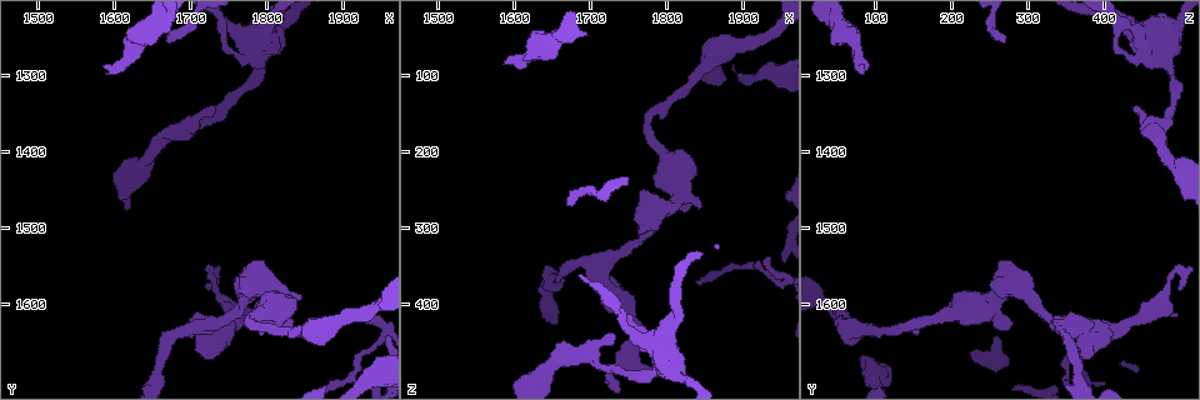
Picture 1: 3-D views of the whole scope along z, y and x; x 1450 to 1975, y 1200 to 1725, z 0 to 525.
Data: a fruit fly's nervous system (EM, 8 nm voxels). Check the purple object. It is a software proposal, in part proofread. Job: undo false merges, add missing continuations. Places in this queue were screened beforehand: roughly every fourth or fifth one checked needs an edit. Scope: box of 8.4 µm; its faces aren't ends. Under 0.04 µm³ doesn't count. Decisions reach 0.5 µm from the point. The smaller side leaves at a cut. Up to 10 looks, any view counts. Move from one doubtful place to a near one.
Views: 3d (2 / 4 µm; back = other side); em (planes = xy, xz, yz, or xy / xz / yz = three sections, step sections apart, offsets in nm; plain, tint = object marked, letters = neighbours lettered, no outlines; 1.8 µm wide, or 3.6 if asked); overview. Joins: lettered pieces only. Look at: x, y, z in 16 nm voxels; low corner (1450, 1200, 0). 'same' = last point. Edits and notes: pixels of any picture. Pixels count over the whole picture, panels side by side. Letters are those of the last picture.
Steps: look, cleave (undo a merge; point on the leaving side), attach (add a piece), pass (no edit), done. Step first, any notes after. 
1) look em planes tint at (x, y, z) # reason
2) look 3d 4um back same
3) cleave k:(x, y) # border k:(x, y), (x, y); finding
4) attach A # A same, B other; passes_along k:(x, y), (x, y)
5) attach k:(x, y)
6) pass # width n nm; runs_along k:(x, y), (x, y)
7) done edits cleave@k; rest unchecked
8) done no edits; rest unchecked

look 3d 4um at (1785, 1250, 455) # looks like a crossing

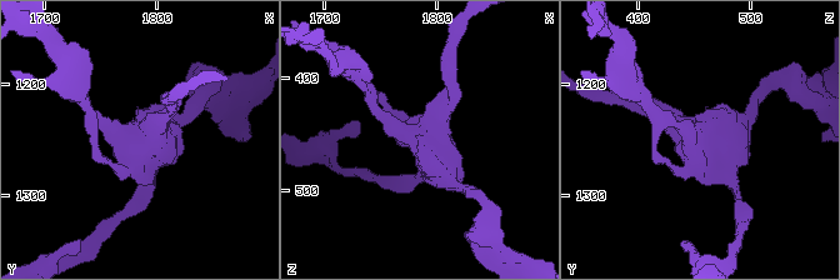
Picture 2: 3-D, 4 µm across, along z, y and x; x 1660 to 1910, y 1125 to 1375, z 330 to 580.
look em 3.6um planes letters at (1790, 1254, 454) # now the EM

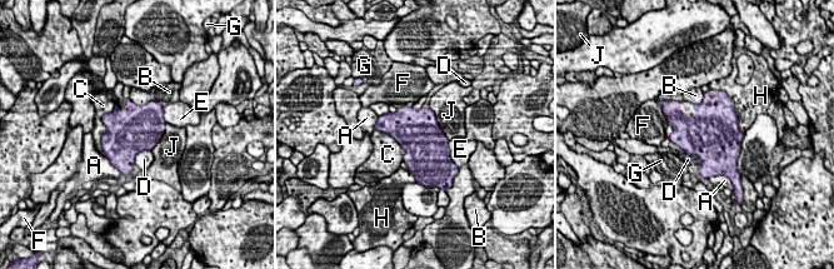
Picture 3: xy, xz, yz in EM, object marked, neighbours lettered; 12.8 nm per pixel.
pass # A other, B other, C other, D other, E other, F other, G other, H other, J other; border 3:(150, 149), (143, 149), (134, 163); all the same cell

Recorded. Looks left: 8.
look 3d 4um at (1820, 1630, 280) # an open end

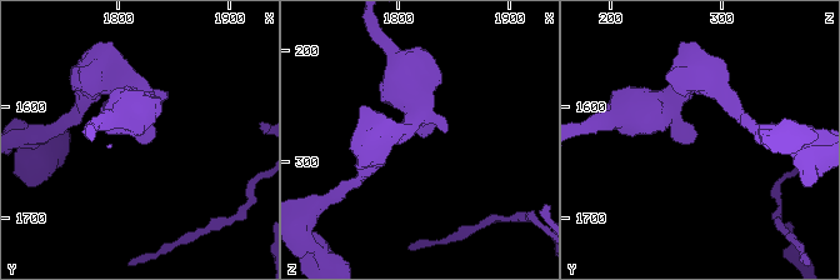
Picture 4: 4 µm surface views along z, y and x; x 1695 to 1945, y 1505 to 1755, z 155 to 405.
look em yz step 4 letters at (1820, 1626, 278)

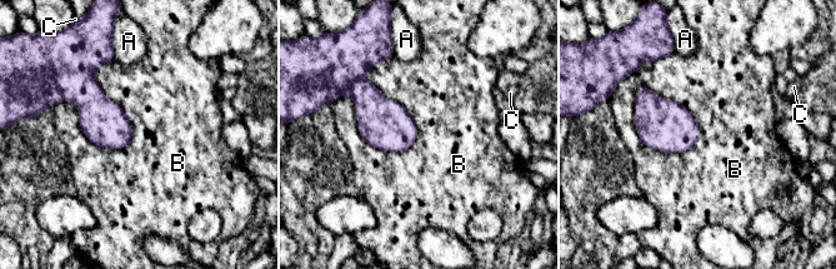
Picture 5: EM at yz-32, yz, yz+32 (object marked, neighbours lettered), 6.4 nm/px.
look em planes letters same # cut it another way

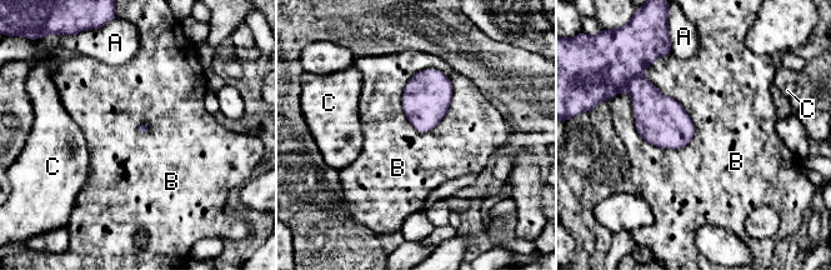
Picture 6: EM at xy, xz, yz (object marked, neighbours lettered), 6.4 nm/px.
pass # A other, B other, C other; border 6:(671, 51), (675, 150); no lettered piece goes on from it

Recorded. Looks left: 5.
look em xy step 8 tint at (1715, 1630, 350)

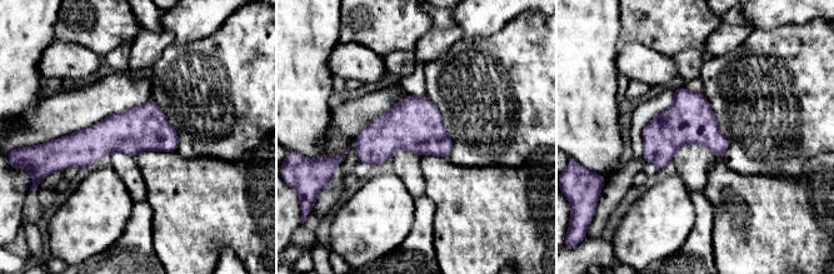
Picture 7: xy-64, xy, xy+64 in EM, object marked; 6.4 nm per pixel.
look em planes letters same

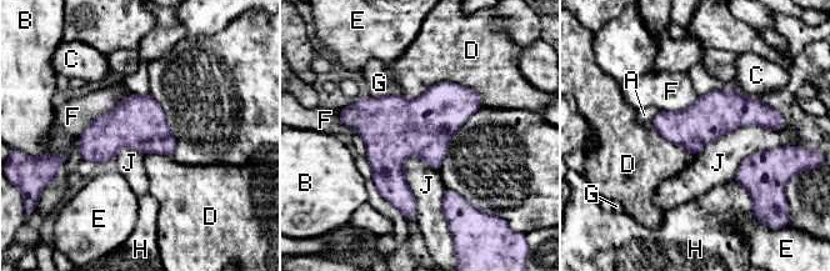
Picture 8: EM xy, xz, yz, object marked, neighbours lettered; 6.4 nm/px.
pass # longest_contact J 600 nm; A other, B other, C other, D other, E other, F other, G other, H other, J other; border 8:(786, 126), (740, 126), (695, 155); one cell here

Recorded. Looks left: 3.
look em xy step 16 letters at (1585, 1285, 85) # an open end

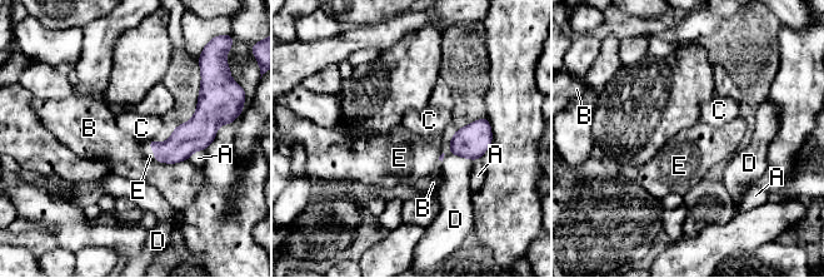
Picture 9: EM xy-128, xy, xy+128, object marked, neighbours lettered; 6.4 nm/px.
look em planes letters same

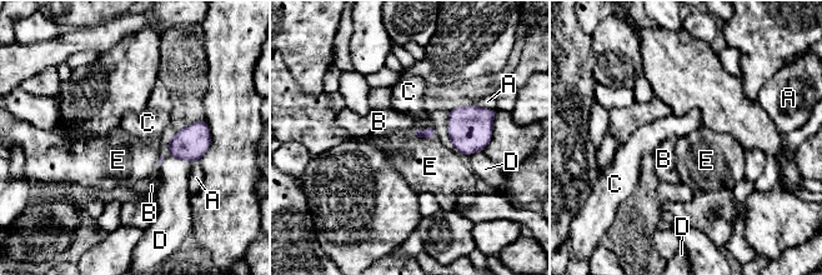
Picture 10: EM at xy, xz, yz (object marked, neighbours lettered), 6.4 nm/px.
attach E # longest_contact D 190 nm; A other, B other, C other, D other, E same; it goes on there

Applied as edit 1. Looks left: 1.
done edits attach@10; rest unchecked

